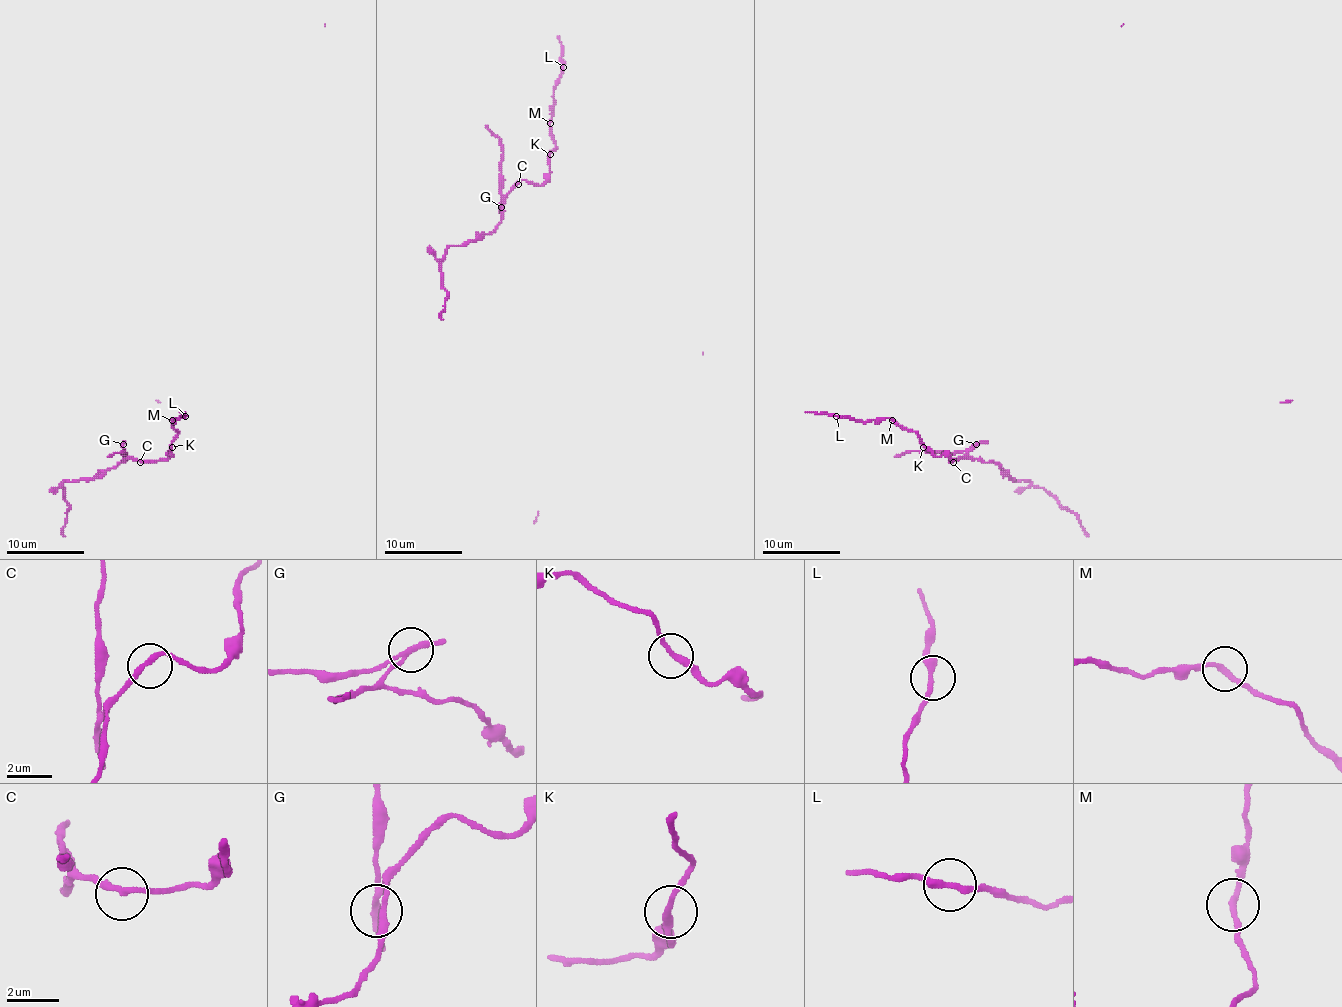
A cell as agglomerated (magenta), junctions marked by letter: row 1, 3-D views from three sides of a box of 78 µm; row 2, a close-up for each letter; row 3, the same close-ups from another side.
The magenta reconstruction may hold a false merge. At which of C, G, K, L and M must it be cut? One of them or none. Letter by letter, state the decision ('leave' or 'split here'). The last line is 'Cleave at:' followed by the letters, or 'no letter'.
C: leave
G: split here
K: leave
L: leave
M: leave
Cleave at: G

